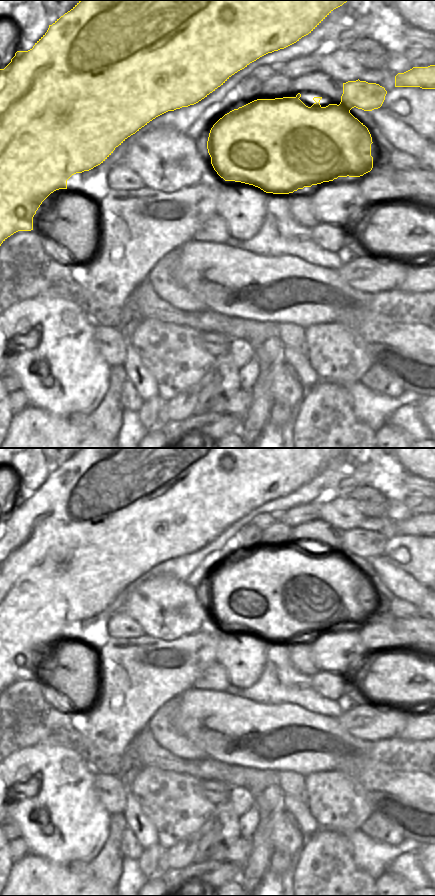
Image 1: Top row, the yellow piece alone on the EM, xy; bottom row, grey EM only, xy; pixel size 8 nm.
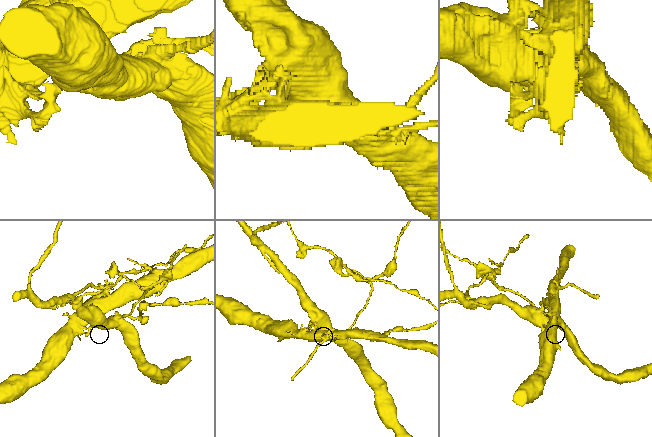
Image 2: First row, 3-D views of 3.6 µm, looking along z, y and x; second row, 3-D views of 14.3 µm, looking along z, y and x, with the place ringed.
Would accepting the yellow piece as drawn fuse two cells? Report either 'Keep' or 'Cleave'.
Cleave

